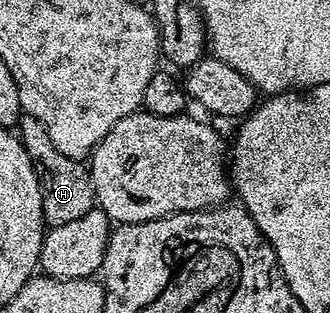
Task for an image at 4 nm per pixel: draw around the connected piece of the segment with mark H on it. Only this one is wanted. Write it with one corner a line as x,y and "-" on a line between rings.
23,115
19,118
17,136
25,147
29,159
35,168
35,174
41,187
41,211
43,220
48,226
70,223
96,208
95,188
91,182
91,170
83,161
69,159
69,155
61,155
57,146
50,141
45,127
37,123
37,119

